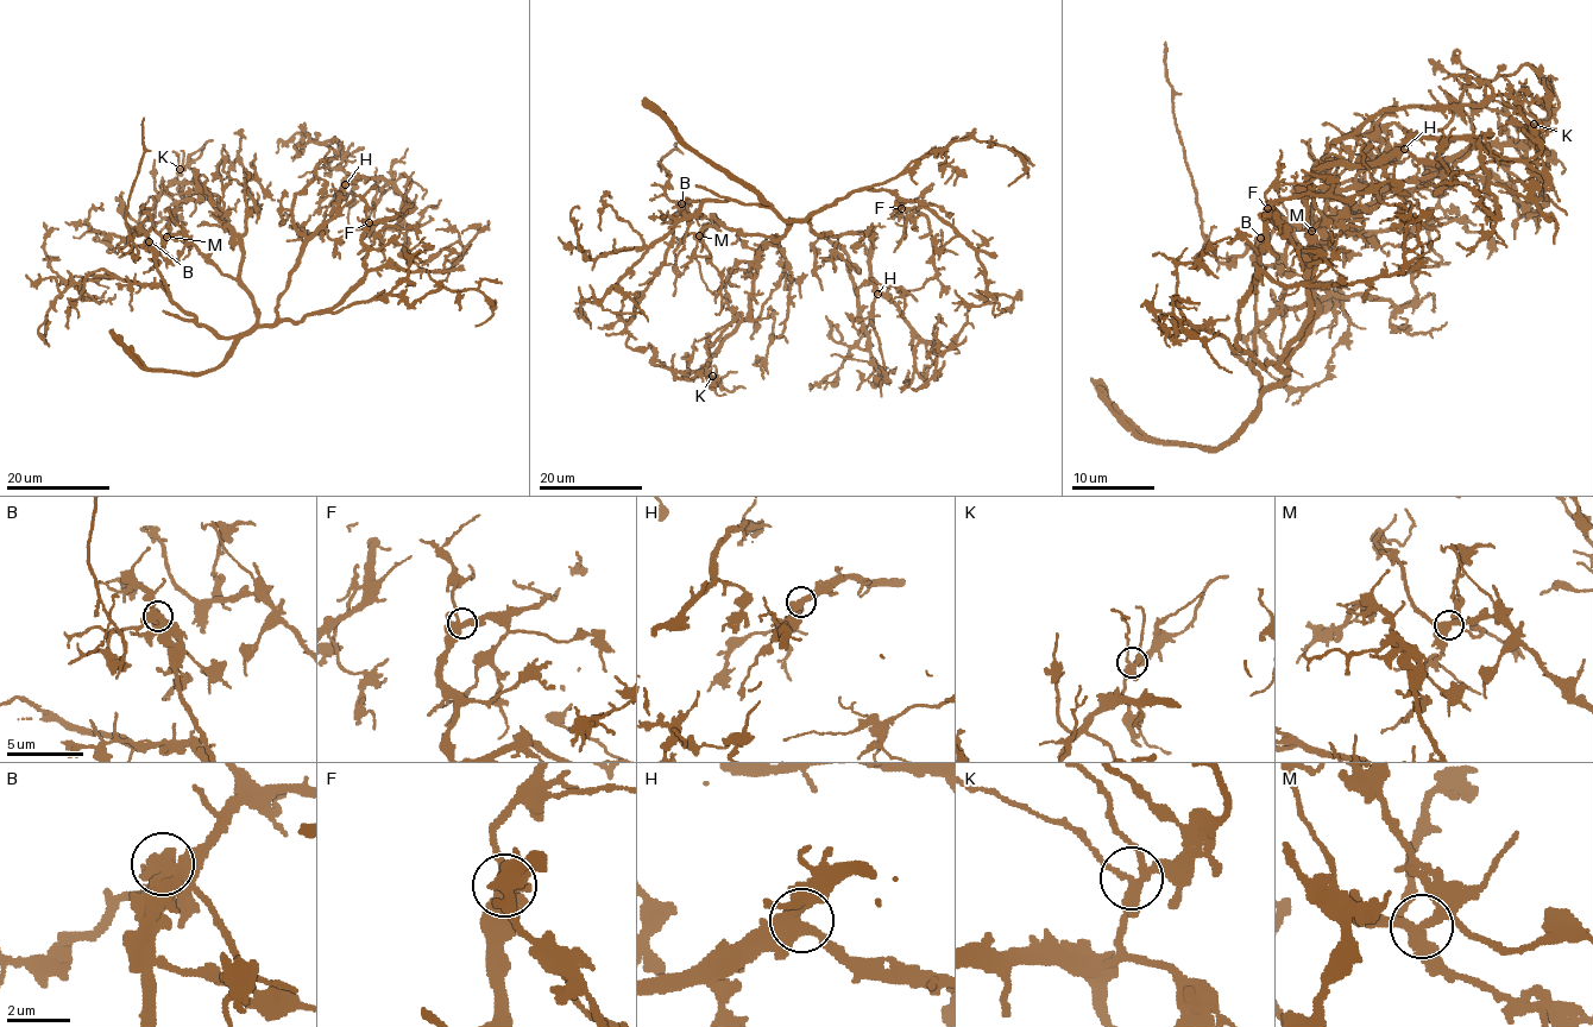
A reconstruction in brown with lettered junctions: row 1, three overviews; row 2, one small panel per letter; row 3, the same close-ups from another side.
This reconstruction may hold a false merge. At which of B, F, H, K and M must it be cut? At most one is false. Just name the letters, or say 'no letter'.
B

